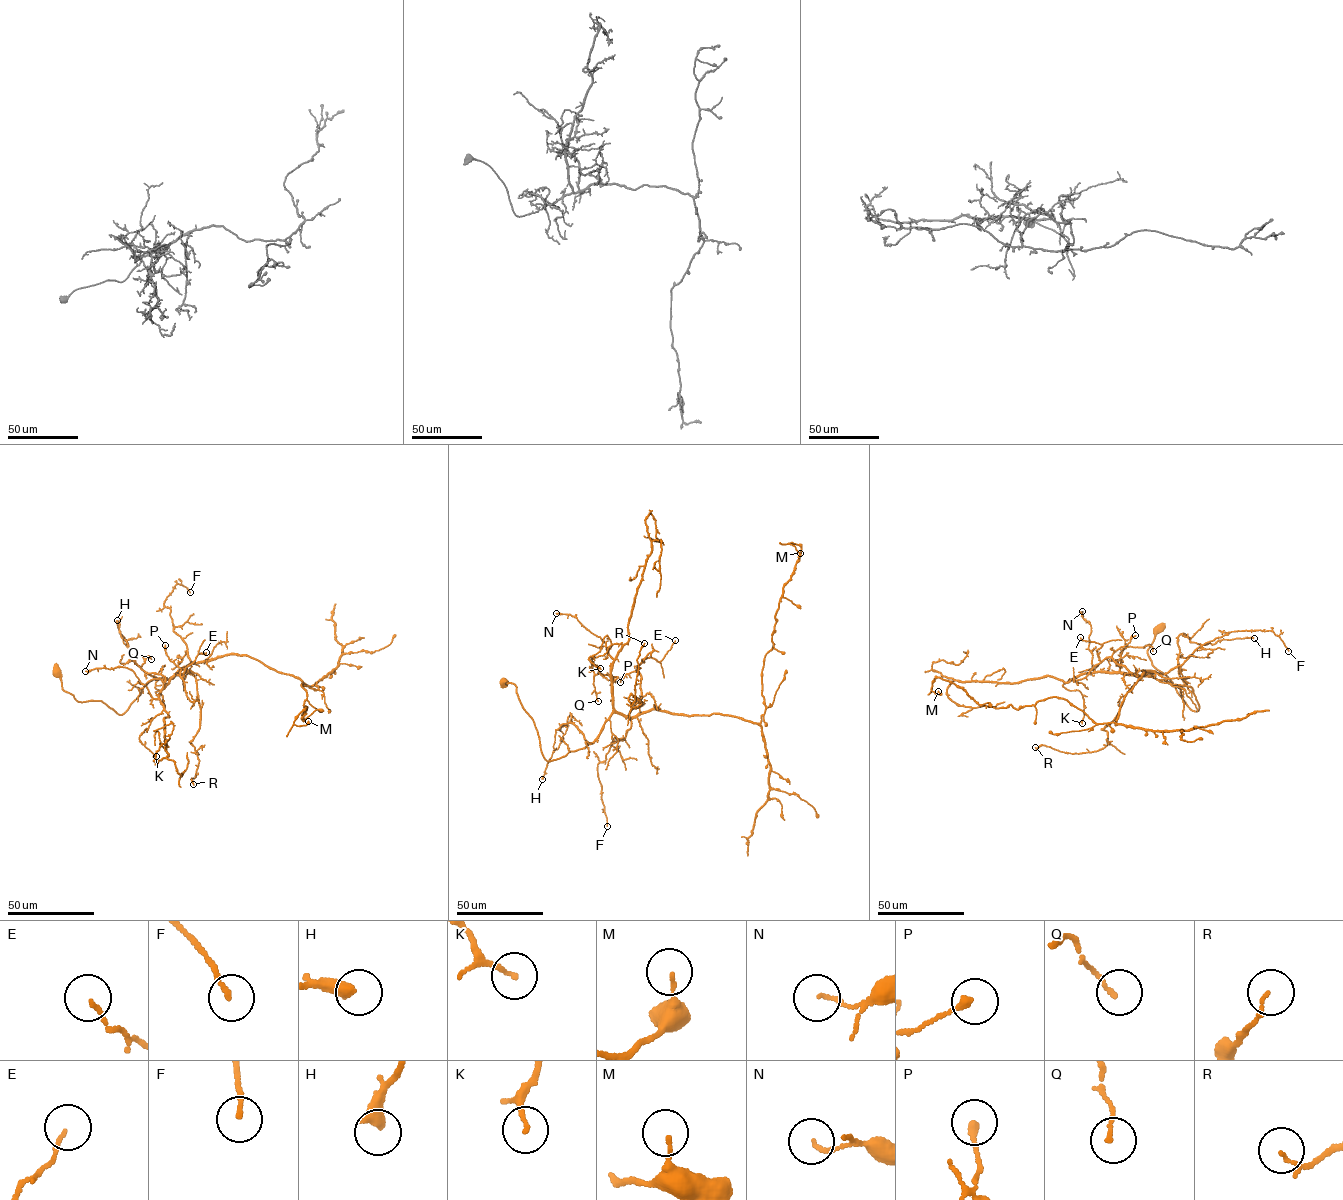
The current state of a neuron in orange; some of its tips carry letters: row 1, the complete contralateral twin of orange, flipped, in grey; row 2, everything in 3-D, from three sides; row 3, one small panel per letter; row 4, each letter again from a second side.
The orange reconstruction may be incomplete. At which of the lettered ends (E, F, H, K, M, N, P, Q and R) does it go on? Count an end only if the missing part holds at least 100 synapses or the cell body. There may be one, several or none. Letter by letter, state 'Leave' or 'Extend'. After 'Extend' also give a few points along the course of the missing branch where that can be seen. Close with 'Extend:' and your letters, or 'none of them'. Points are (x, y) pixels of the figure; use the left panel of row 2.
E: Leave
F: Leave
H: Leave
K: Leave
M: Leave
N: Leave
P: Leave
Q: Leave
R: Leave
Extend: none of them

